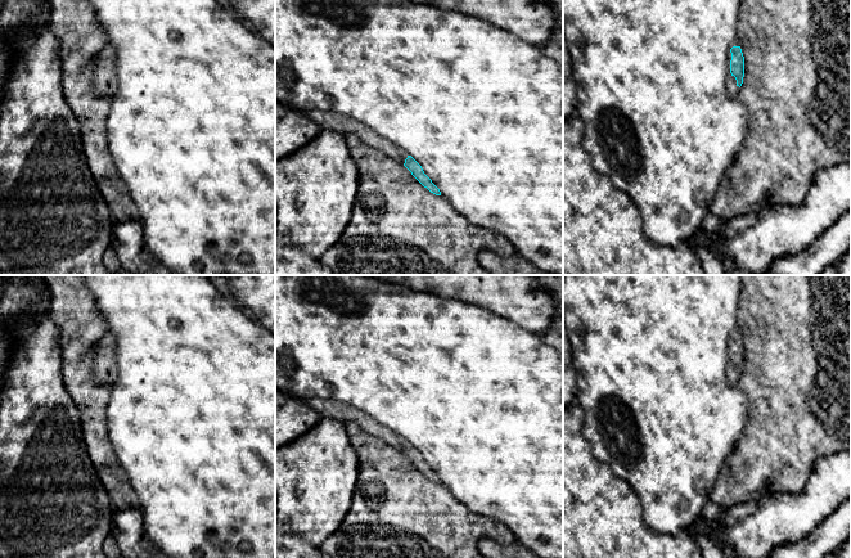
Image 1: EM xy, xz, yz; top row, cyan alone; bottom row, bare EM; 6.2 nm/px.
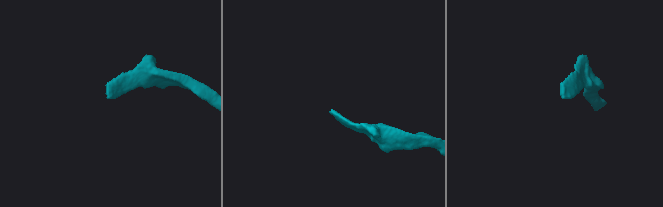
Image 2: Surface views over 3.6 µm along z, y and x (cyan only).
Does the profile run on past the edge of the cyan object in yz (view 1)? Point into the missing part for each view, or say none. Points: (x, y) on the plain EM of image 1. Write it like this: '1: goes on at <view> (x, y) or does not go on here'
1: goes on at yz (733, 377)

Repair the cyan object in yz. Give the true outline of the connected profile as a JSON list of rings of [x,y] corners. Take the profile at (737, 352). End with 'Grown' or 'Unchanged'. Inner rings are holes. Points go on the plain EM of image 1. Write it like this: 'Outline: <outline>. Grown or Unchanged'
Outline: [[[734,329],[729,337],[729,363],[726,368],[728,381],[737,383],[740,378],[744,365],[744,345],[740,334]]]. Grown

